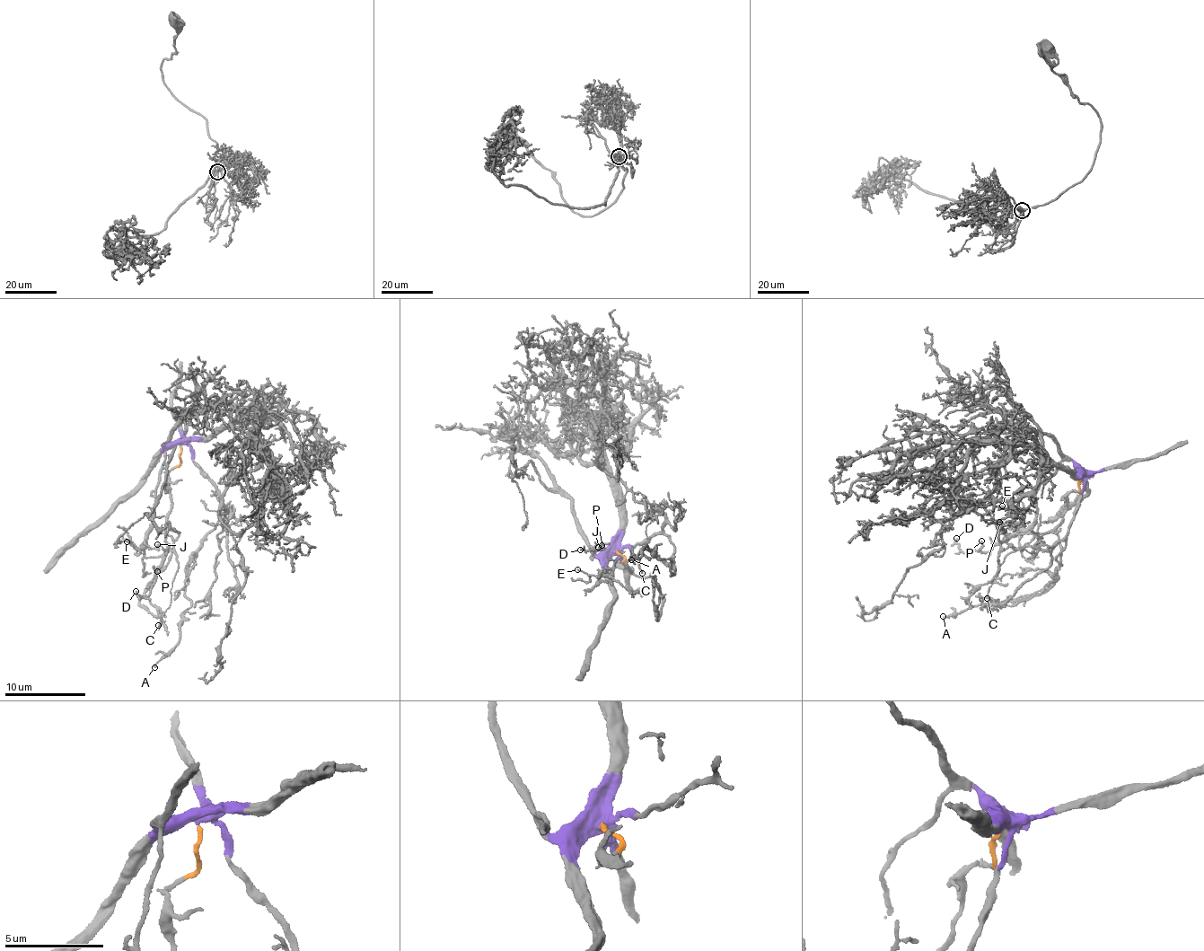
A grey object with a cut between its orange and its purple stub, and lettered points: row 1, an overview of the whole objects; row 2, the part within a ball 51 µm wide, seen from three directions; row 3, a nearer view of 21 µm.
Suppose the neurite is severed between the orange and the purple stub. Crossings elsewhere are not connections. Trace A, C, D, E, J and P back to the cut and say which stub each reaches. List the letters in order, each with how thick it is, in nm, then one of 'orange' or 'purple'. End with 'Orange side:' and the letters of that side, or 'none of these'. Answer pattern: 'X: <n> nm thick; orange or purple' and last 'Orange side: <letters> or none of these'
A: 190 nm thick; purple
C: 80 nm thick; orange
D: 220 nm thick; orange
E: 110 nm thick; purple
J: 160 nm thick; orange
P: 160 nm thick; orange
Orange side: C, D, J, P

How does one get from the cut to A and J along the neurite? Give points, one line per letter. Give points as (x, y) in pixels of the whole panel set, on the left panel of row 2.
A: (180, 445), (191, 448), (219, 508), (216, 527), (187, 564), (185, 596), (191, 601), (178, 644), (154, 666)
J: (180, 447), (180, 462), (169, 471), (168, 477), (171, 506), (166, 528), (168, 543), (165, 548), (156, 543)

